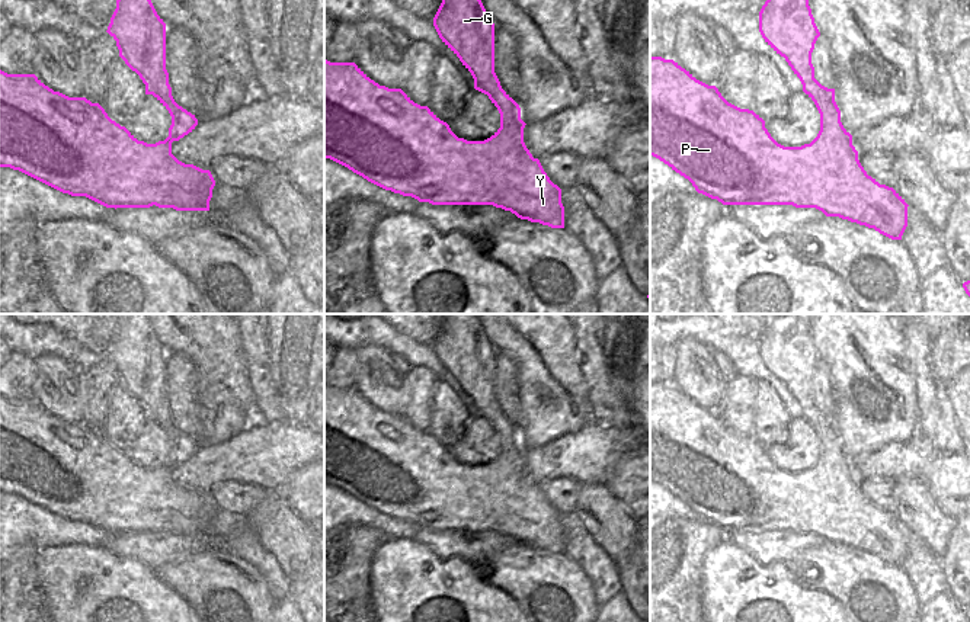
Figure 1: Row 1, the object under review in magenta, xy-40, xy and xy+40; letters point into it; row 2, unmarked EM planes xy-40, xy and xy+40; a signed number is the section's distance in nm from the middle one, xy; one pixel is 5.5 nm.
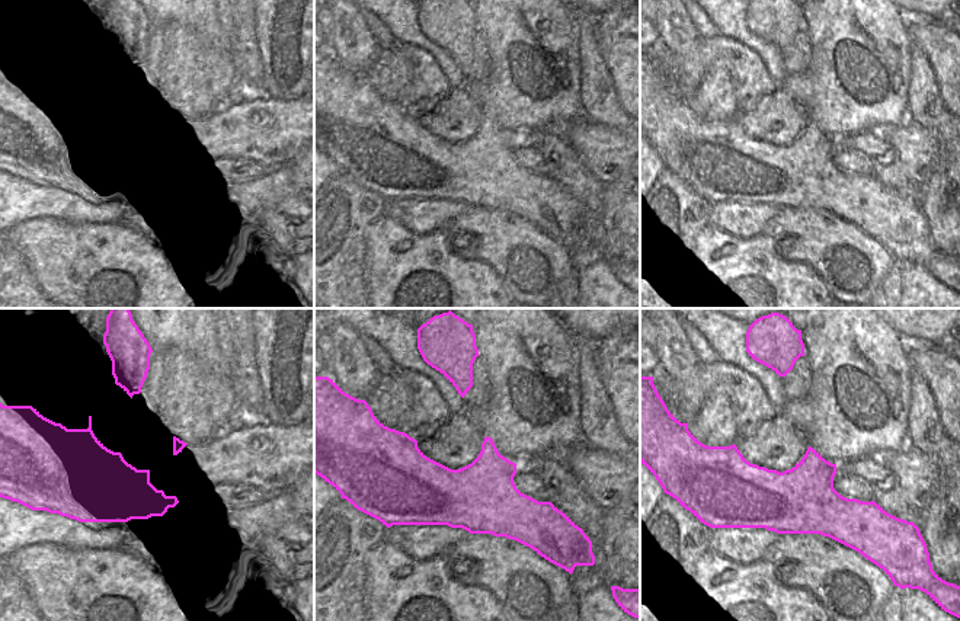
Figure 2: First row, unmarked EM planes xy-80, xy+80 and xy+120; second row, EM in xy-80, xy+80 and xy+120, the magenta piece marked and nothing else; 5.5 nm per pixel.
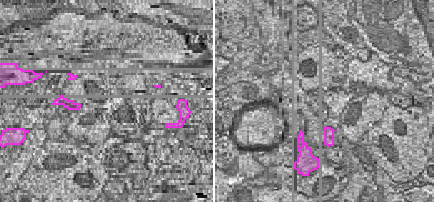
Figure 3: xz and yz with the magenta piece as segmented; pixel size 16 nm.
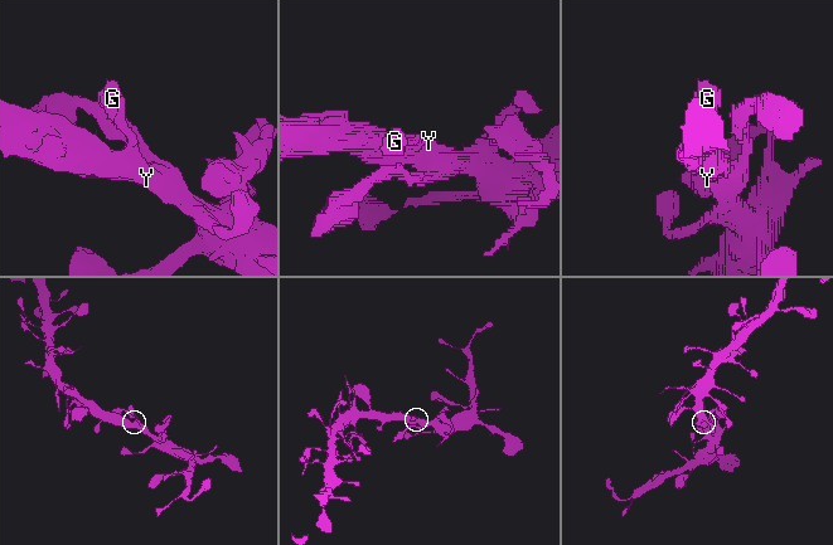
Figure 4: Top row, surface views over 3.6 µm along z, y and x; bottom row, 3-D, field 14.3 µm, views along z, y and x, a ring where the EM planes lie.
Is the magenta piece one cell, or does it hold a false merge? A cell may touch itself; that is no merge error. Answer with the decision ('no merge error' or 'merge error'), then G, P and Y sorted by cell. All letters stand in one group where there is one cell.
no merge error; groups G P Y

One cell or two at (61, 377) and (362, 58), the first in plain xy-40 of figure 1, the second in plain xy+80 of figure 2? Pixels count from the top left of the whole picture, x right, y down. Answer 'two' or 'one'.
one

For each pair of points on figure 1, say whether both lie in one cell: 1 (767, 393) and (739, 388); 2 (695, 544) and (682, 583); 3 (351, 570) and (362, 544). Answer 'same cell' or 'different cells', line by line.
1: different cells
2: same cell
3: same cell

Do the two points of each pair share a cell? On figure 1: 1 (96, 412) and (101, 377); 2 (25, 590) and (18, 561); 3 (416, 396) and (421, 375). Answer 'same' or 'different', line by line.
1: same
2: same
3: same

